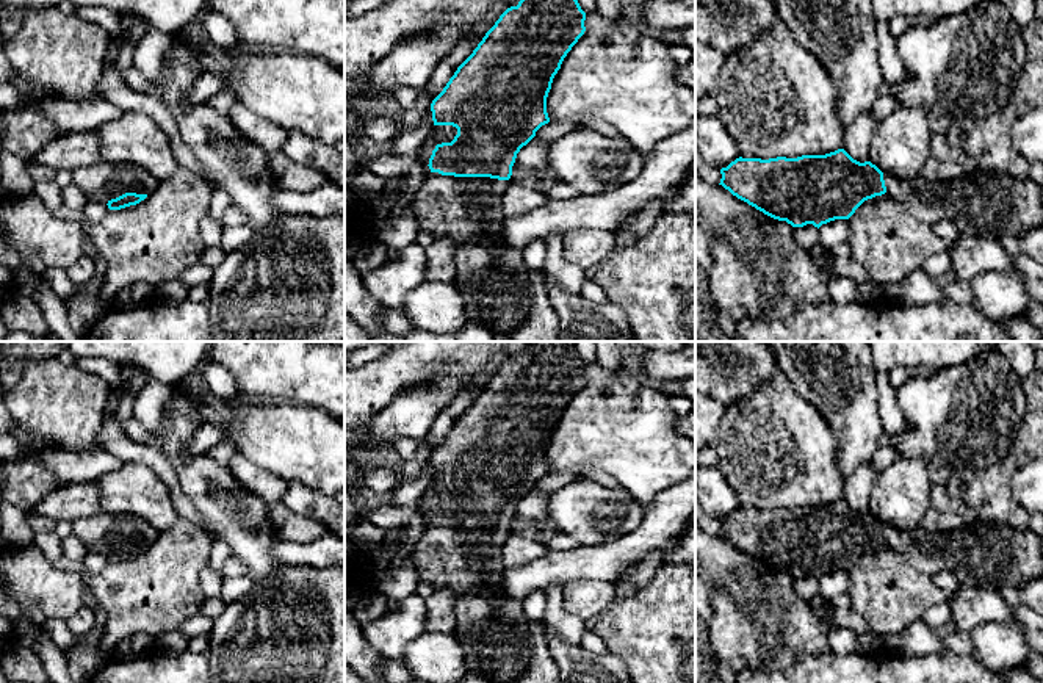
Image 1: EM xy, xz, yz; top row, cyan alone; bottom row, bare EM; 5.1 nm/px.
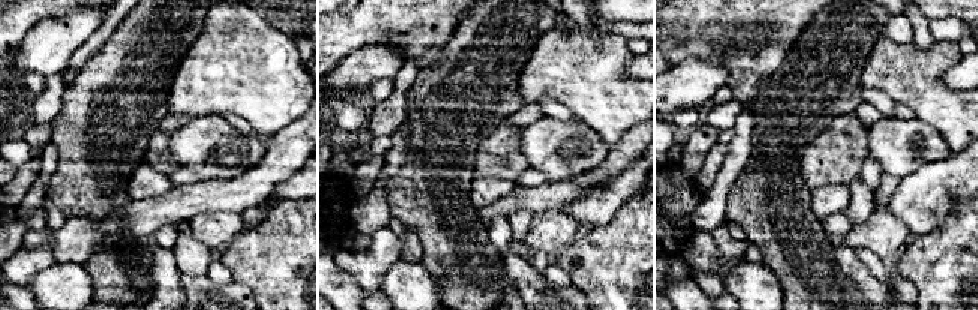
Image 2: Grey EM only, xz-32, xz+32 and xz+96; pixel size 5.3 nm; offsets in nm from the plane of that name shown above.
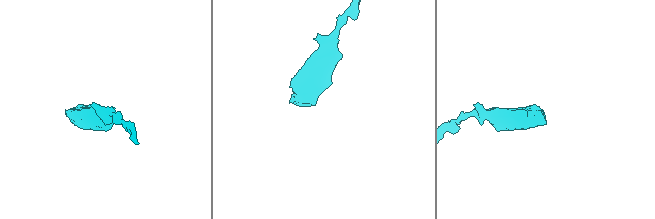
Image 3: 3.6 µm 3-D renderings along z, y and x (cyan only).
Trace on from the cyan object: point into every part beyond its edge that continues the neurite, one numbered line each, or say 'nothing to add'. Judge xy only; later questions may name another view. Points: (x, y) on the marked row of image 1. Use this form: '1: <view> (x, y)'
1: xy (102, 182)

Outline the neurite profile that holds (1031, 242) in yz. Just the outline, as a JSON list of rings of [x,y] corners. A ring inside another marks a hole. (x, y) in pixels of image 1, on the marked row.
[[[1043,226],[1026,230],[1021,237],[1018,237],[1018,240],[1023,254],[1029,255],[1038,263],[1043,263]]]

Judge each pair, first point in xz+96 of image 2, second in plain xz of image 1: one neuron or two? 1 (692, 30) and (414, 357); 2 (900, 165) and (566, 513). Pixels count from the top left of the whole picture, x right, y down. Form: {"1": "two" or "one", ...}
{"1": "one", "2": "one"}

